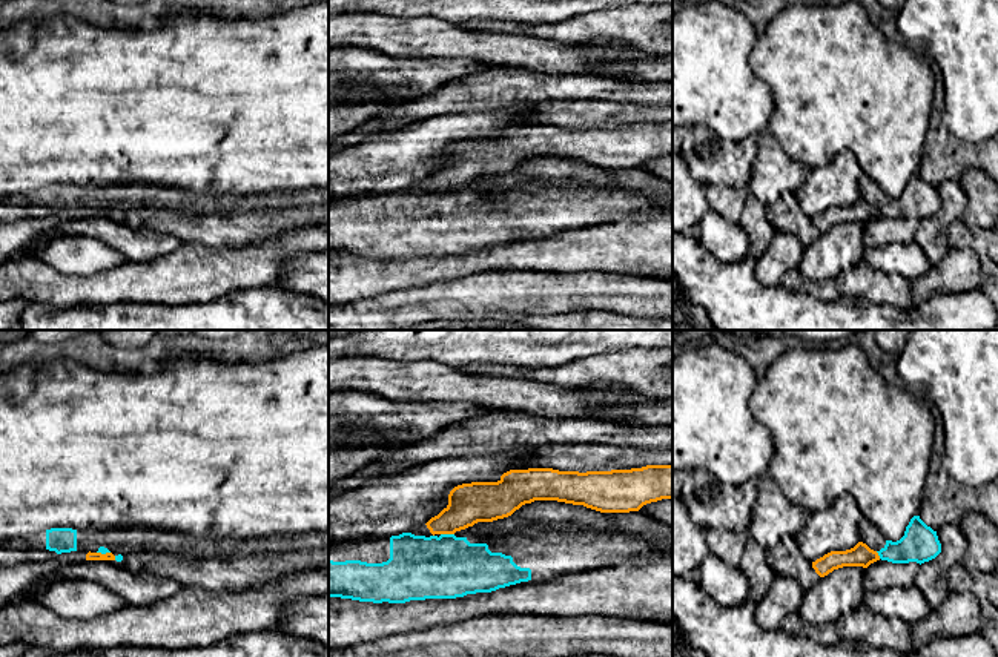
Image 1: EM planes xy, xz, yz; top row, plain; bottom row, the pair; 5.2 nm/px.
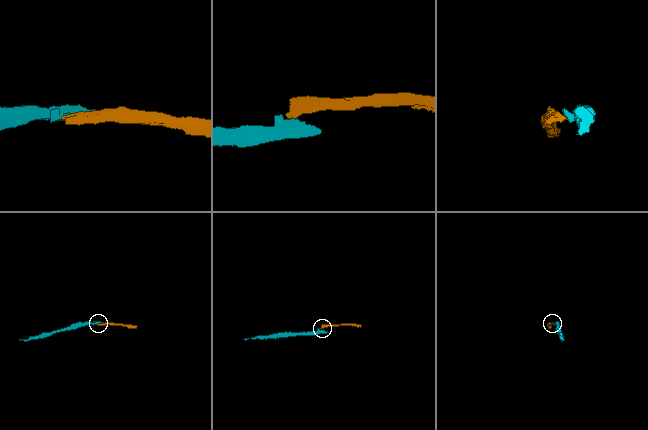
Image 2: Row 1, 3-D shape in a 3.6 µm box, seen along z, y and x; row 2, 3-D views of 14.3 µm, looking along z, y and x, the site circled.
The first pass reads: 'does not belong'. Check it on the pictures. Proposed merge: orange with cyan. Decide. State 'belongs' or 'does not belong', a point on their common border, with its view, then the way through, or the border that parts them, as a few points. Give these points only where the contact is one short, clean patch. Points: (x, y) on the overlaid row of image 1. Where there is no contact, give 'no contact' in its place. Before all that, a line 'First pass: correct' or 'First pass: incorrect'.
First pass: correct
does not belong; contact xz (447, 533); border xz (441, 533), (453, 534)

